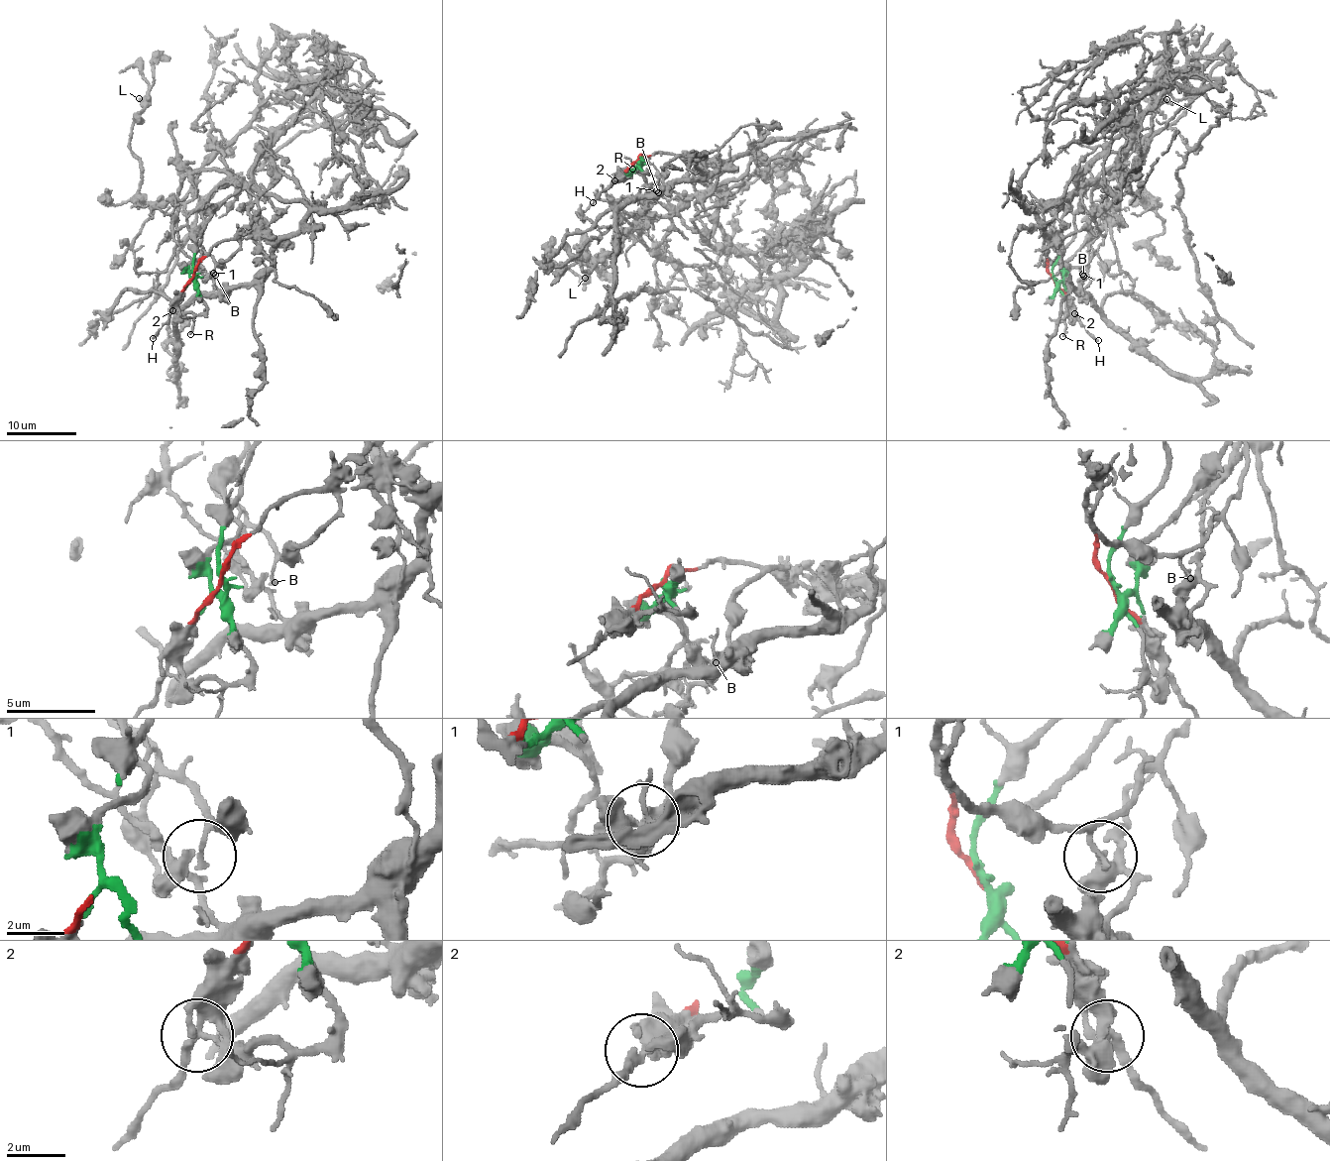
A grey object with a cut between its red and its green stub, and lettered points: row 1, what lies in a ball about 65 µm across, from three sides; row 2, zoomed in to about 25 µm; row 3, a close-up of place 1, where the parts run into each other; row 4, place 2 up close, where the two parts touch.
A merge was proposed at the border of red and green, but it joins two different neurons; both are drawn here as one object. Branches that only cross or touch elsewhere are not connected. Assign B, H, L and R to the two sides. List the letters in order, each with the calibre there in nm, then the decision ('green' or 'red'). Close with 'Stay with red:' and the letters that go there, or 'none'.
B: 180 nm thick; red
H: 170 nm thick; red
L: 220 nm thick; red
R: 170 nm thick; green
Stay with red: B, H, L

